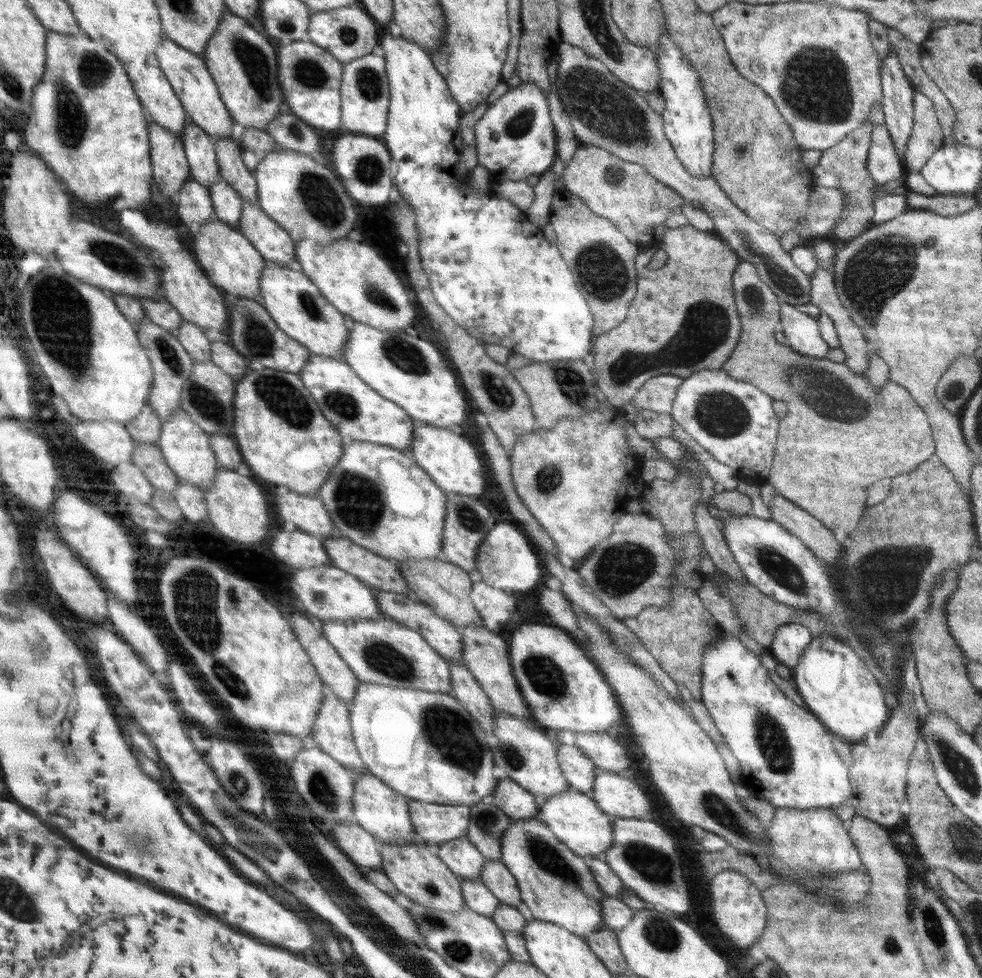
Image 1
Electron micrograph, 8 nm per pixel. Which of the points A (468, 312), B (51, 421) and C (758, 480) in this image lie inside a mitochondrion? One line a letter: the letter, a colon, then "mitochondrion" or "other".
A: other
B: other
C: other

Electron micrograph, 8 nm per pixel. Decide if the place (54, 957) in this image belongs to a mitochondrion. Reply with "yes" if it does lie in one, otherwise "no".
no

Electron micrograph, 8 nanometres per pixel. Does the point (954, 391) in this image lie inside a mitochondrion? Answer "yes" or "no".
yes

